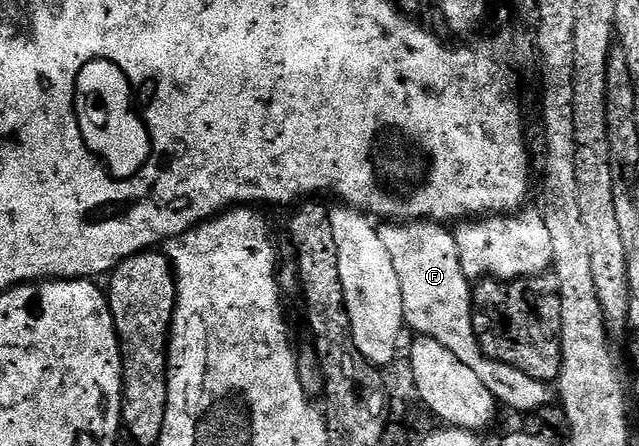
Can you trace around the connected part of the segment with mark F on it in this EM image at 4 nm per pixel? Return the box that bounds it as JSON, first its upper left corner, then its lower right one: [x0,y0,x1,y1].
[379,222,553,414]

